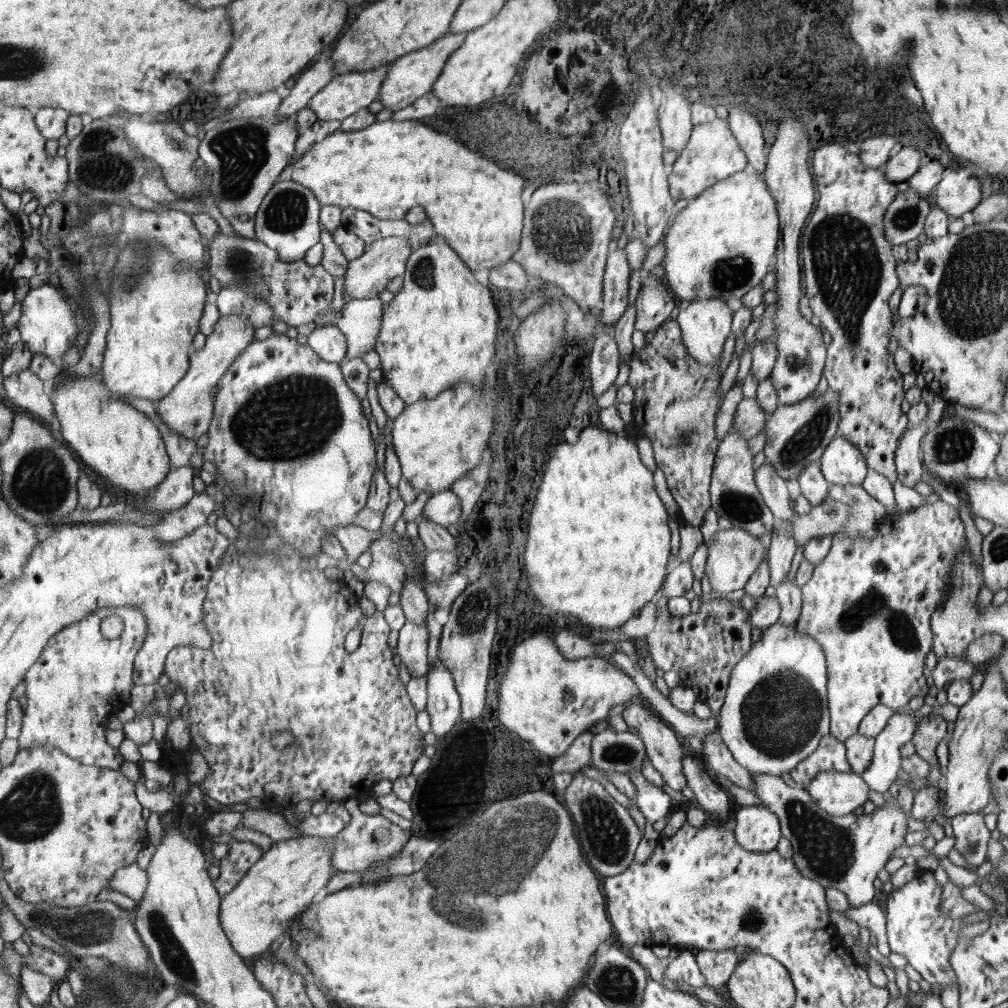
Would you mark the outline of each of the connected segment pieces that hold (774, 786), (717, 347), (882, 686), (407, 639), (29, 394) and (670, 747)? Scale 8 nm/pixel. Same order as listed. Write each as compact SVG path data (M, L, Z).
M752 774L756 783L755 795L765 807L779 817L782 834L792 844L795 867L809 879L842 891L848 896L851 908L868 904L876 896L874 880L886 866L890 855L904 845L908 830L909 812L898 806L897 798L890 798L884 808L876 808L872 814L855 816L829 816L814 806L806 788L790 788L781 776Z
M708 299L694 300L683 306L676 322L683 332L683 344L687 346L688 353L696 359L696 363L703 366L716 366L716 360L722 354L722 348L726 344L726 338L730 334L732 323L732 309L724 300Z
M940 499L912 512L888 514L872 538L833 535L829 553L801 588L802 610L796 628L816 639L823 648L828 667L829 734L836 740L844 743L856 733L860 721L878 703L902 710L912 697L928 694L924 659L933 648L931 614L950 596L953 562L967 544L962 531L964 522L958 512L957 506Z
M427 620L422 624L406 621L398 631L396 650L401 662L408 667L412 677L426 676L428 664L428 636L430 636Z
M29 369L22 370L4 379L2 385L5 388L5 396L16 406L24 408L49 426L56 425L51 398L44 392L43 382L34 372Z
M641 701L640 706L629 705L622 714L626 724L640 732L641 739L646 747L647 758L651 761L654 768L660 772L666 785L674 789L674 791L682 791L687 786L687 776L685 772L682 772L682 748L680 748L680 742L678 742L678 738L674 734L675 729L670 730L658 718L658 714L654 710L650 710L650 706L646 708Z

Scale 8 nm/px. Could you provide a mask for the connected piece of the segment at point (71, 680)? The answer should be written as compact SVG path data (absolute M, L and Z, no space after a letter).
M135 606L111 607L109 612L122 618L122 634L114 640L102 636L100 619L90 618L79 620L57 632L44 647L39 659L31 666L24 677L28 705L24 708L24 718L20 736L17 738L19 750L35 747L36 745L56 746L66 756L80 761L82 764L92 764L95 767L120 770L122 755L118 750L106 742L104 722L110 714L118 713L126 704L129 704L130 688L134 686L132 680L132 662L135 662L144 639L147 638L147 617Z

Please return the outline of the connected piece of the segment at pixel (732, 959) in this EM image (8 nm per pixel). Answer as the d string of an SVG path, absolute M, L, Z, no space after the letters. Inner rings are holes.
M734 949L698 950L695 957L700 972L705 976L705 985L725 994L724 988L730 975L735 971L736 964L739 964Z

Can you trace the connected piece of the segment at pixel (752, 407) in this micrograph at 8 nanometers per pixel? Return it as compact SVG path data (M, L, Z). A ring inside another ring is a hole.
M743 398L738 404L733 418L733 431L738 431L746 439L760 434L766 426L768 414L756 398Z

